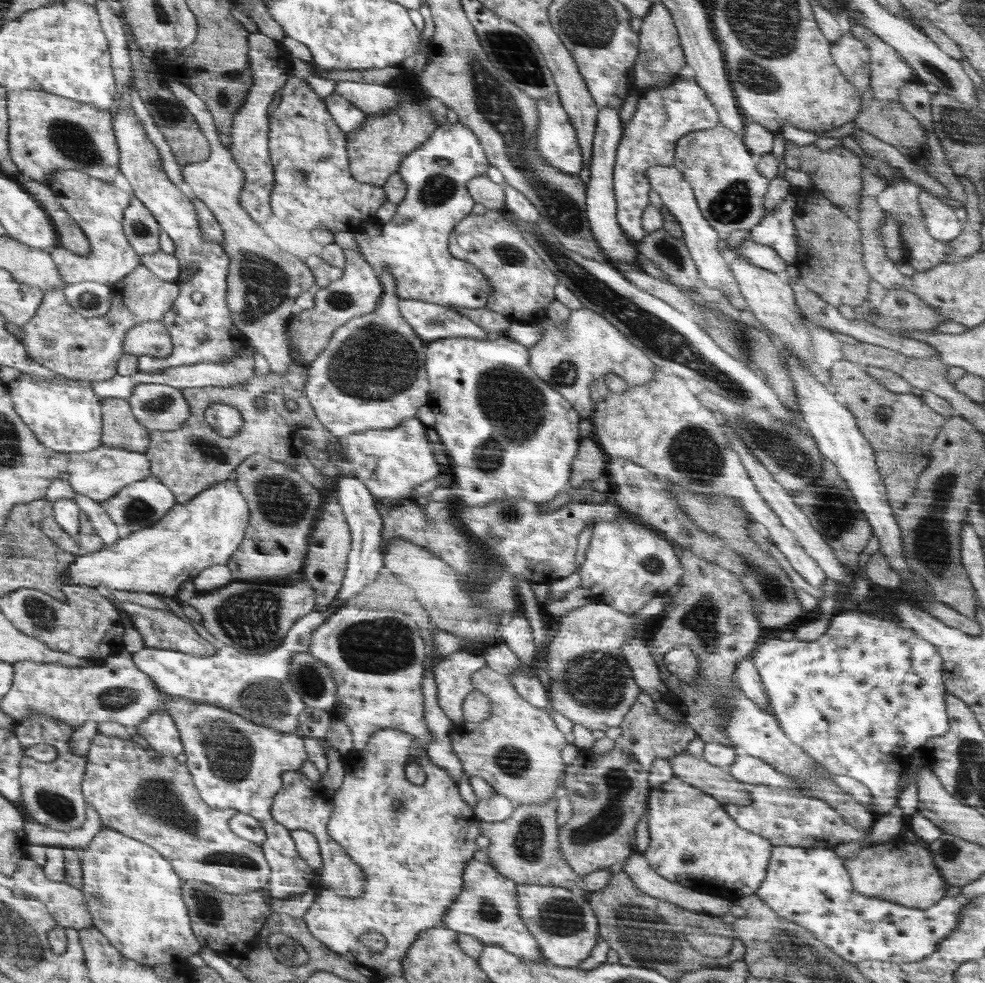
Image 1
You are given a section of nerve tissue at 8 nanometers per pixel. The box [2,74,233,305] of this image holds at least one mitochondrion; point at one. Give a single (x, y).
(72, 141)

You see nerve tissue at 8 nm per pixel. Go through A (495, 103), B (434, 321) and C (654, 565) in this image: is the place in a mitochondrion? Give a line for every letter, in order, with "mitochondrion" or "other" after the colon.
A: mitochondrion
B: mitochondrion
C: mitochondrion

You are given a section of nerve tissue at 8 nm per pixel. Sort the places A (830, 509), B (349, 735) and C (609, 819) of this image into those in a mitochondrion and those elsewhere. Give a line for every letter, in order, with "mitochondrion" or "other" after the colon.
A: mitochondrion
B: other
C: mitochondrion

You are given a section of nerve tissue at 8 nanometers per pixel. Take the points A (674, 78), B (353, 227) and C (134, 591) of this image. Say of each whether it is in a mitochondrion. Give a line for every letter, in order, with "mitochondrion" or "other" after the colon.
A: other
B: other
C: other

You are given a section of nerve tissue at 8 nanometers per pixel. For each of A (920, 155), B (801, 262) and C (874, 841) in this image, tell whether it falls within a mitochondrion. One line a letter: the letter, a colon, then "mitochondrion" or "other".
A: other
B: other
C: other

